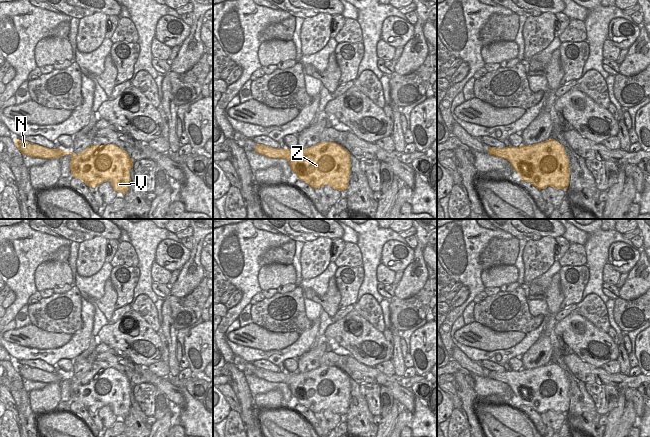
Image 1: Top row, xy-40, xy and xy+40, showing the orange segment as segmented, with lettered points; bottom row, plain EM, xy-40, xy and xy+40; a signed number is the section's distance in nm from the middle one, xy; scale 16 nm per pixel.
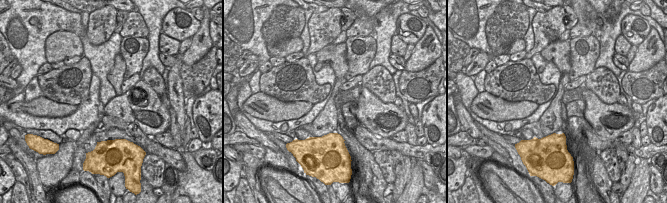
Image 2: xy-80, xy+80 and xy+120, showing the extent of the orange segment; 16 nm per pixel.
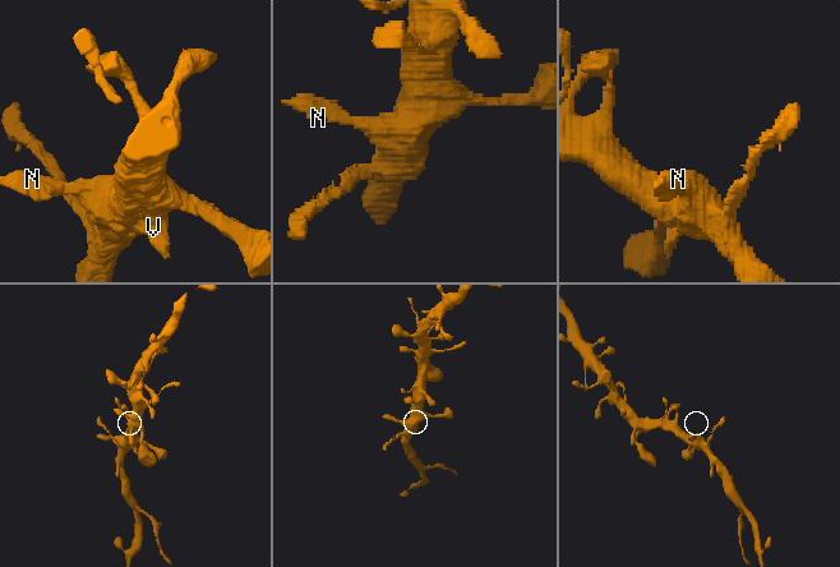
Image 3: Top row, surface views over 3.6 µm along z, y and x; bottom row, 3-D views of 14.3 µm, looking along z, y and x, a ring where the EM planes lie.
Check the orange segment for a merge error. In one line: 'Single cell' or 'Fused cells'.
Single cell

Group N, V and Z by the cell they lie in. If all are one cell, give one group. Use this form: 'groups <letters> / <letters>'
groups N V Z

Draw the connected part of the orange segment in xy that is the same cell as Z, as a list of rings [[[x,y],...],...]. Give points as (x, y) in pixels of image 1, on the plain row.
[[[319,366],[305,373],[272,372],[256,368],[255,375],[268,382],[285,383],[299,404],[313,413],[331,410],[346,415],[350,403],[350,377],[334,366]]]

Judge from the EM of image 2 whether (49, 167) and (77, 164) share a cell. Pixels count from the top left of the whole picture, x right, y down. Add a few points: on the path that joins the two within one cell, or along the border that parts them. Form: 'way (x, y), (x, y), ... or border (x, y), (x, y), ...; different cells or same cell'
border (75, 149), (72, 155), (71, 168); different cells

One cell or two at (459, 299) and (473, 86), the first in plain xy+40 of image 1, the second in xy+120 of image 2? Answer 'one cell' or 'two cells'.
two cells

